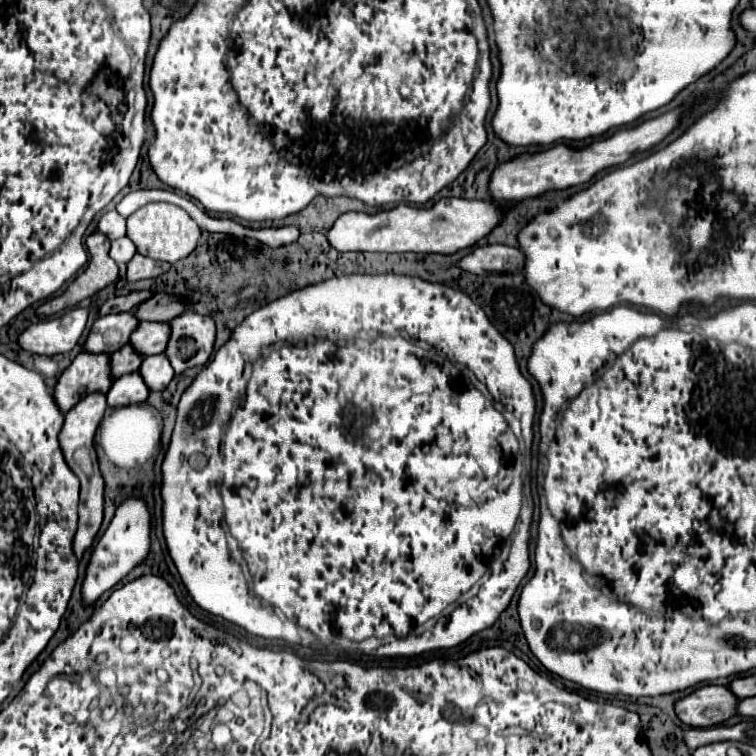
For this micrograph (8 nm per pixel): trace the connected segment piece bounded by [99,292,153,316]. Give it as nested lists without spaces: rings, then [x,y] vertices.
[[[131,292],[127,296],[115,296],[105,300],[105,304],[99,308],[99,316],[107,314],[119,314],[119,312],[131,312],[135,306],[139,306],[143,300],[153,296],[153,292]]]

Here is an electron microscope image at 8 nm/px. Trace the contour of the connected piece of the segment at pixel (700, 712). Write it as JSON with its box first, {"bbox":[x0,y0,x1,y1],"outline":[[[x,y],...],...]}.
{"bbox":[675,684,737,728],"outline":[[[707,684],[675,702],[675,714],[683,724],[701,728],[713,726],[735,716],[737,698],[727,686]]]}

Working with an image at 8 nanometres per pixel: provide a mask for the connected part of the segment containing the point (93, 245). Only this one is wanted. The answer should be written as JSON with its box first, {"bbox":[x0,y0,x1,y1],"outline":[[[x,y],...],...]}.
{"bbox":[35,232,117,318],"outline":[[[93,232],[85,240],[91,254],[89,266],[67,286],[67,290],[55,298],[43,302],[35,312],[39,318],[53,316],[65,308],[77,306],[81,300],[91,298],[117,278],[117,264],[109,256],[109,240],[101,232]]]}

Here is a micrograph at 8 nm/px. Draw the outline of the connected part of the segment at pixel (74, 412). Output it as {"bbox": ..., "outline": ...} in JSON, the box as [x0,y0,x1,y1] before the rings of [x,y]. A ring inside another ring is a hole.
{"bbox":[59,394,105,560],"outline":[[[89,394],[87,398],[83,398],[77,406],[73,406],[67,414],[65,414],[65,424],[61,428],[59,434],[59,446],[63,450],[63,456],[67,460],[67,466],[75,472],[75,476],[81,482],[81,502],[79,502],[79,530],[75,534],[73,540],[73,552],[75,556],[81,560],[85,550],[93,546],[93,540],[101,528],[103,522],[103,478],[99,472],[99,462],[97,462],[97,452],[95,452],[95,432],[103,420],[105,414],[105,394]]]}

